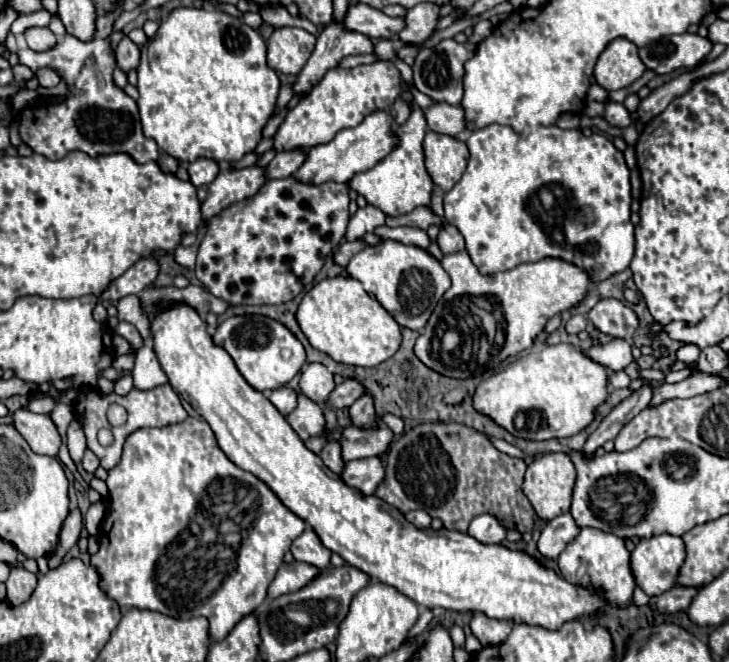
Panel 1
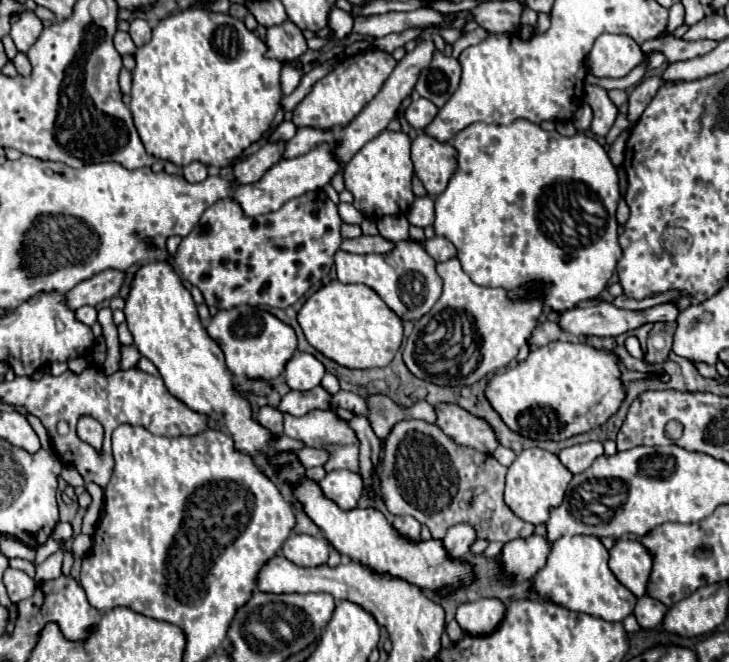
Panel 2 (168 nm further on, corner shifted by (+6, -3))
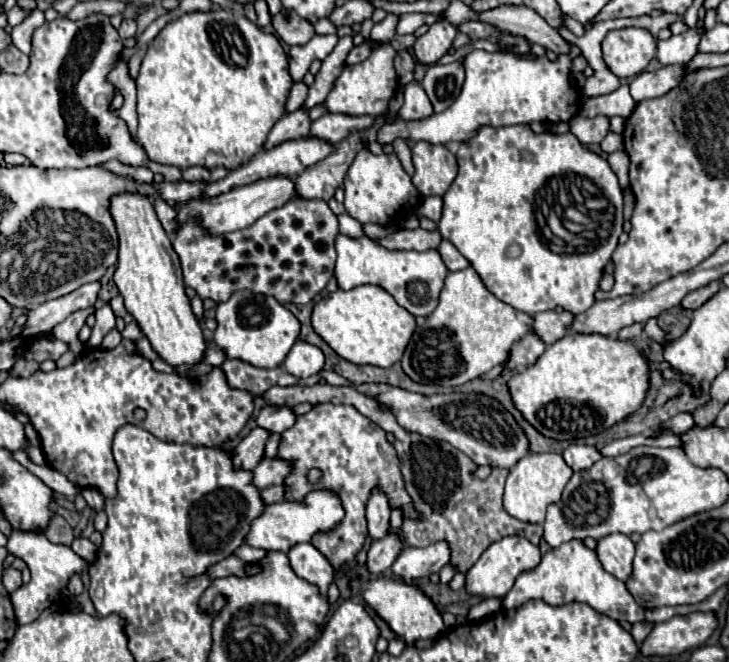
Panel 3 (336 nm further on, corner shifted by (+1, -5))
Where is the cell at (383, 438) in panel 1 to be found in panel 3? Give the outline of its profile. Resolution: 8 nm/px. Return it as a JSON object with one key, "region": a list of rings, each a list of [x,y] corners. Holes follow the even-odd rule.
{"region":[[[265,458],[255,470],[253,470],[253,484],[257,488],[267,488],[273,484],[283,484],[285,478],[291,474],[293,462],[283,458]]]}

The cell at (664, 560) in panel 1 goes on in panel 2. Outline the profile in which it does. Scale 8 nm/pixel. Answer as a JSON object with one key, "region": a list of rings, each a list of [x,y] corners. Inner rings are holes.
{"region":[[[618,538],[608,554],[608,566],[618,582],[628,586],[636,596],[642,596],[642,590],[638,588],[642,584],[648,584],[648,574],[652,568],[652,558],[646,548],[638,540]]]}

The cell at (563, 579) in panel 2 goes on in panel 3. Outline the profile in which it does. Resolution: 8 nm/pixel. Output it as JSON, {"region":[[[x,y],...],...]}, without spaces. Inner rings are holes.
{"region":[[[569,540],[561,544],[559,548],[549,550],[543,554],[543,560],[537,568],[523,572],[511,592],[503,596],[503,606],[505,608],[517,608],[533,598],[539,598],[551,606],[561,606],[561,604],[571,604],[571,602],[583,602],[595,608],[601,614],[607,614],[613,620],[627,620],[631,624],[645,620],[645,608],[641,608],[631,592],[627,590],[625,582],[617,580],[605,568],[601,566],[601,560],[597,558],[597,552],[587,548],[583,540]]]}

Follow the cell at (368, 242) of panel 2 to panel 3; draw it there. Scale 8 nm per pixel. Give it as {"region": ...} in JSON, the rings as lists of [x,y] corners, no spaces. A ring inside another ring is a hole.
{"region":[[[423,228],[399,230],[377,240],[377,244],[381,244],[387,250],[429,250],[429,248],[437,248],[439,242],[441,242],[441,236],[437,230],[427,232]]]}

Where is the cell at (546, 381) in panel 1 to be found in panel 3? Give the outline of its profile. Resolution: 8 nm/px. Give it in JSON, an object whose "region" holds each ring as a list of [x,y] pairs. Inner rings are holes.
{"region":[[[569,332],[561,340],[553,342],[533,366],[525,368],[519,374],[513,374],[507,382],[507,388],[515,408],[537,432],[553,440],[577,440],[599,434],[625,416],[633,414],[647,394],[649,368],[645,356],[635,348],[633,342]]]}

